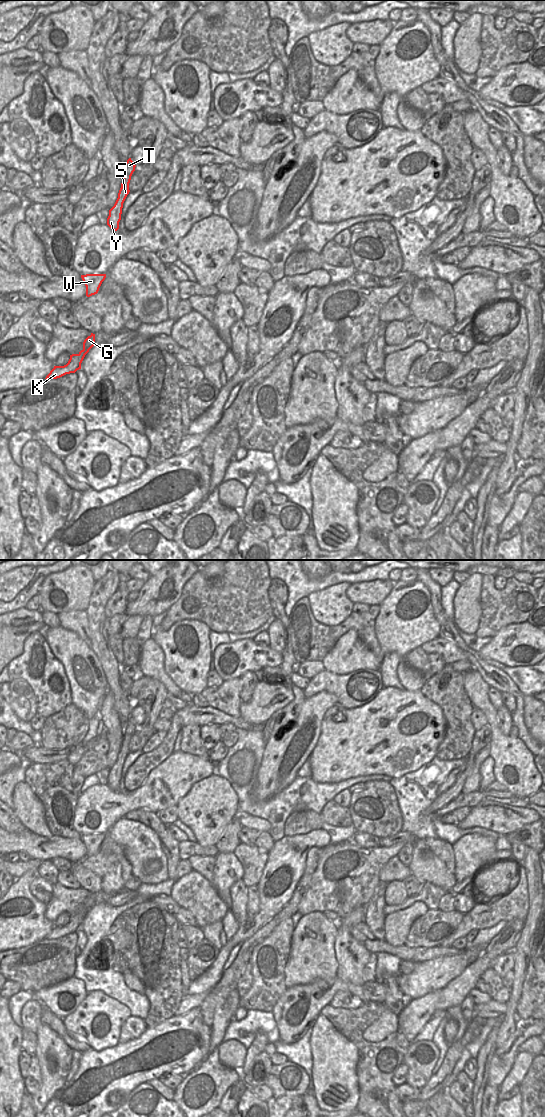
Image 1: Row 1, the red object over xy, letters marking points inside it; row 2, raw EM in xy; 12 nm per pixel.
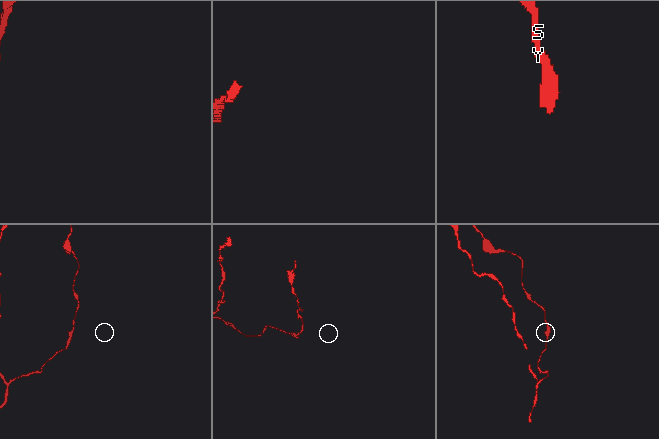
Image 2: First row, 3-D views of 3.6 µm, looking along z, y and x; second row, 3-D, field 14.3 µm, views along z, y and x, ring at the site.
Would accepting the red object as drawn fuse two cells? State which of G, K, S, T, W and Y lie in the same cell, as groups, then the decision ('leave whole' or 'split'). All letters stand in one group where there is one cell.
G K S T W Y; leave whole

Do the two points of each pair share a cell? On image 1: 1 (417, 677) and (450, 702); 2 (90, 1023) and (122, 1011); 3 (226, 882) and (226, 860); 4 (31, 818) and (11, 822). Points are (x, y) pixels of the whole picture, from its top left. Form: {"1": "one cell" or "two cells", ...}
{"1": "two cells", "2": "one cell", "3": "one cell", "4": "two cells"}

